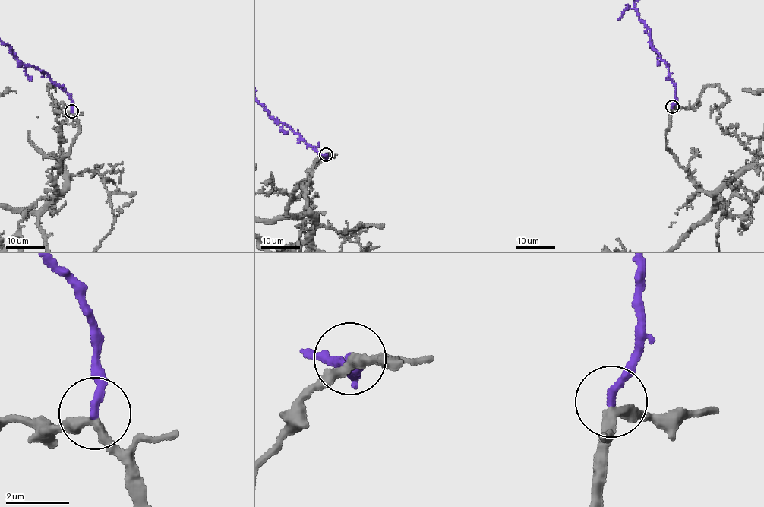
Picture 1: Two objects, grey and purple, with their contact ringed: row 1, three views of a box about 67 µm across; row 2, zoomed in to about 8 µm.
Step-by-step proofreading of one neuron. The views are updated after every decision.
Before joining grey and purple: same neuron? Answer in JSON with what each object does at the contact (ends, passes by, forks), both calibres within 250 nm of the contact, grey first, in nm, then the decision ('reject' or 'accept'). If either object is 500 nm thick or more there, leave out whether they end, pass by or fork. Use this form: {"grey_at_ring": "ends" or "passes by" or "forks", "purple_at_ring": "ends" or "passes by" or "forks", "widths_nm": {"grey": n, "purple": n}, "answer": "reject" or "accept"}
{"grey_at_ring": "passes by", "purple_at_ring": "ends", "widths_nm": {"grey": 300, "purple": 240}, "answer": "accept"}

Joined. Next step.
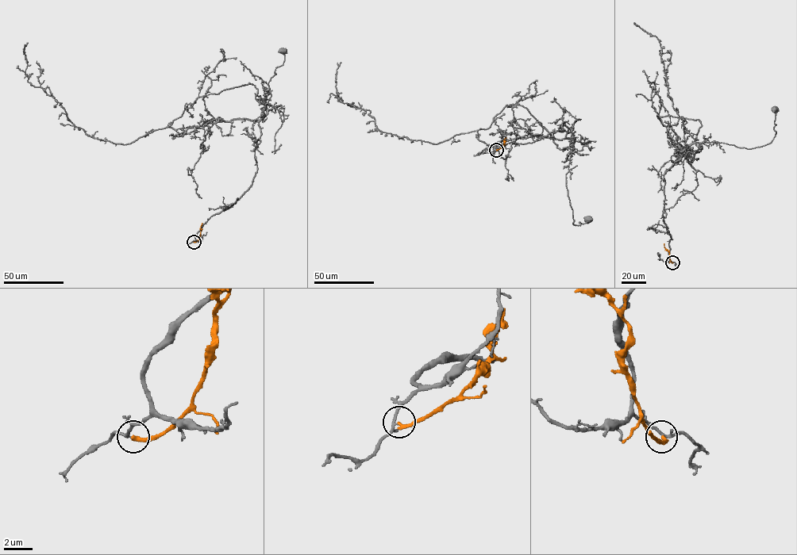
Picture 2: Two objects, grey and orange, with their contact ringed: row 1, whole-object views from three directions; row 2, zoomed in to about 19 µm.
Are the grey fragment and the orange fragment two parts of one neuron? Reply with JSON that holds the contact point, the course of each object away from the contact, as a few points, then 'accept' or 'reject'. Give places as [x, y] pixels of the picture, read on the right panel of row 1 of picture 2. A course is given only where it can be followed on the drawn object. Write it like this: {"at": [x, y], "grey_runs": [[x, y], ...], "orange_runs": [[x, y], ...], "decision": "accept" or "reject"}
{"at": [672, 262], "grey_runs": [[672, 262], [671, 235], [663, 220], [664, 174], [695, 142], [750, 149], [769, 143], [775, 134], [774, 109]], "orange_runs": [[672, 262], [664, 243]], "decision": "reject"}

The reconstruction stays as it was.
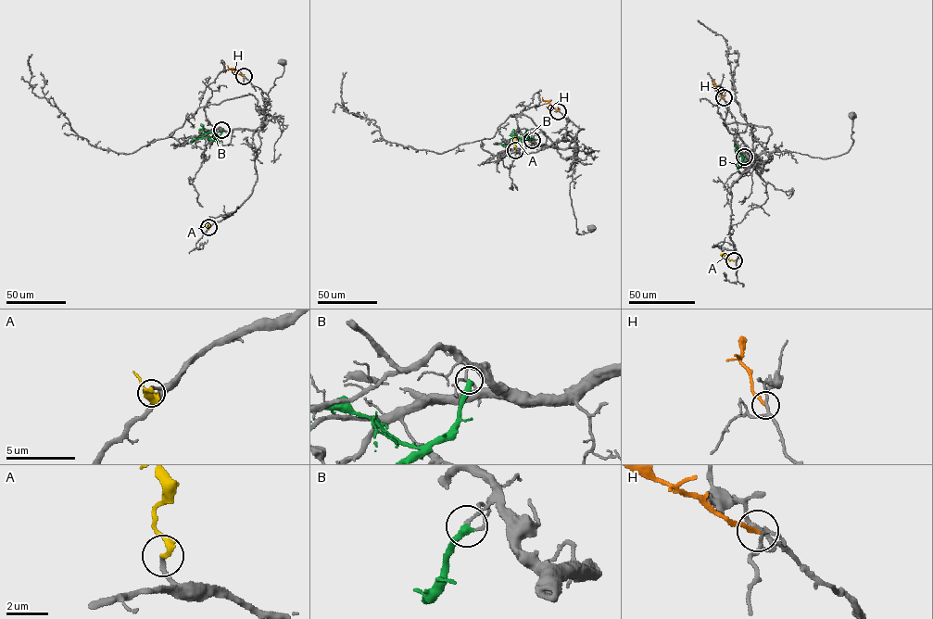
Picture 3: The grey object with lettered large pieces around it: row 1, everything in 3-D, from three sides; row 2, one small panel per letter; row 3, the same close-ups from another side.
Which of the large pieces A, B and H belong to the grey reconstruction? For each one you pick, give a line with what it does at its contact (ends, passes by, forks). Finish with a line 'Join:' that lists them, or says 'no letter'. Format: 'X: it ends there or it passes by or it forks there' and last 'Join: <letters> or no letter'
A: it ends there
Join: A

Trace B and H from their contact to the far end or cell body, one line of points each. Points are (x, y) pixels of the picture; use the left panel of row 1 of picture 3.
B: (221, 130), (215, 141), (206, 137), (190, 141)
H: (244, 76), (227, 65)

